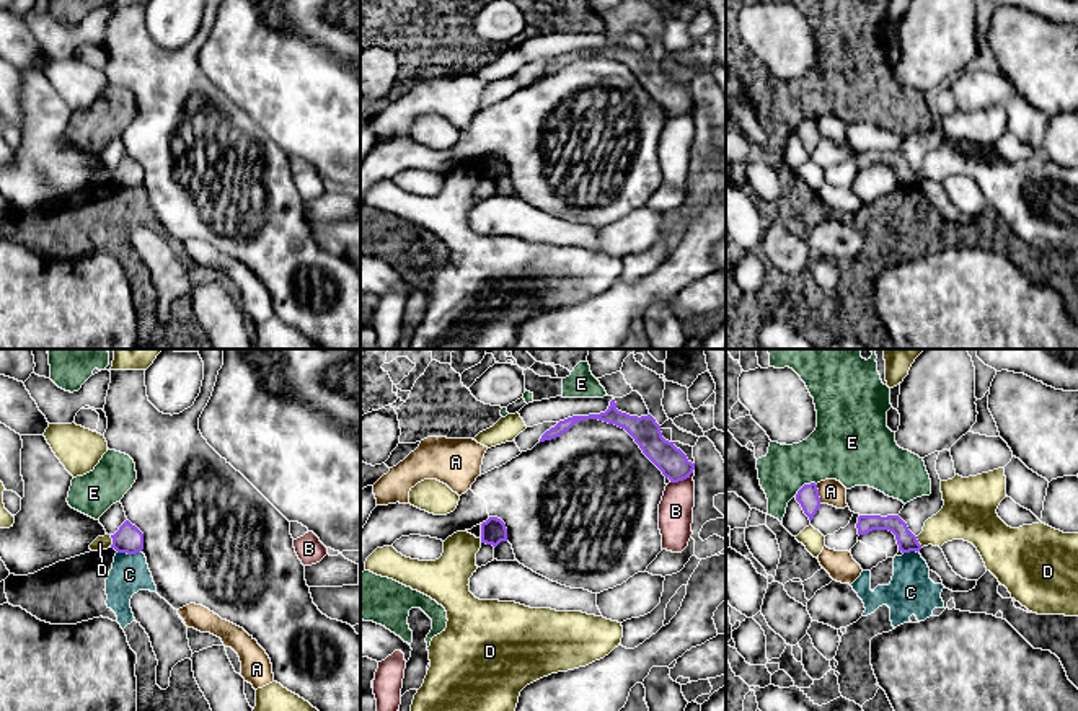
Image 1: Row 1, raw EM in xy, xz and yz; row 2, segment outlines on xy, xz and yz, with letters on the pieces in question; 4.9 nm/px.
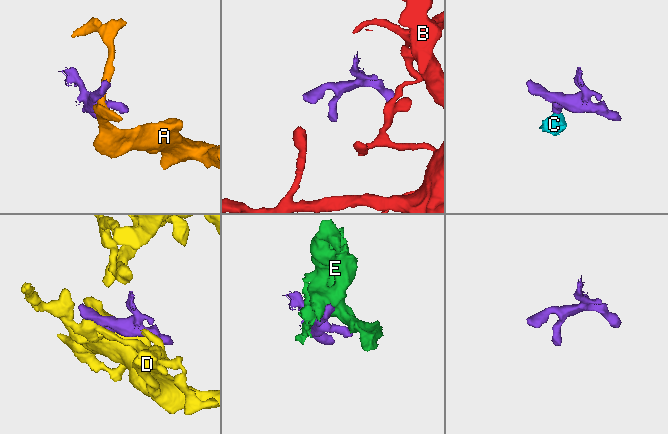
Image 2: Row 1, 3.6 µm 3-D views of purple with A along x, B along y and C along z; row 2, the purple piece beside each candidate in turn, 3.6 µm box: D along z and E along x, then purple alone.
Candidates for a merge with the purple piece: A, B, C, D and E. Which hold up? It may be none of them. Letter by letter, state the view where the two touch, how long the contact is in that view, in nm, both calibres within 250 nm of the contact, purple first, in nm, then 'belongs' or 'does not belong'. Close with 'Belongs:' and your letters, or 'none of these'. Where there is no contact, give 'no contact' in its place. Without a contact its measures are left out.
A: contact in yz; length 100 nm; calibres 110 and 130 nm; does not belong
B: contact in xz; length 140 nm; calibres 150 and 180 nm; does not belong
C: contact in xy; length 120 nm; calibres 140 and 190 nm; does not belong
D: contact in xy; length 60 nm; calibres 140 and 70 nm; does not belong
E: contact in yz; length 130 nm; calibres 110 and 300 nm; does not belong
Belongs: none of these

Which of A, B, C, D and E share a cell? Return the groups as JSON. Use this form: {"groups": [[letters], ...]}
{"groups": [["A"], ["B"], ["C", "E"], ["D"]]}

